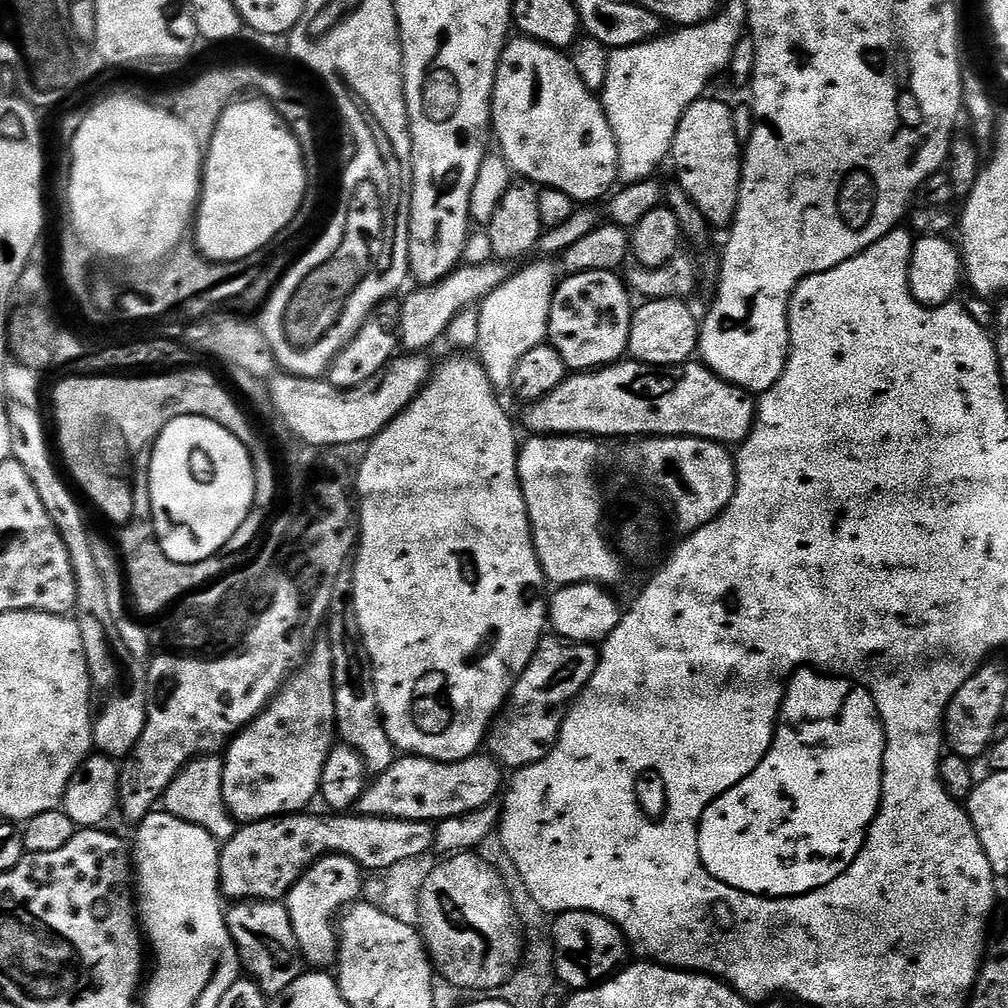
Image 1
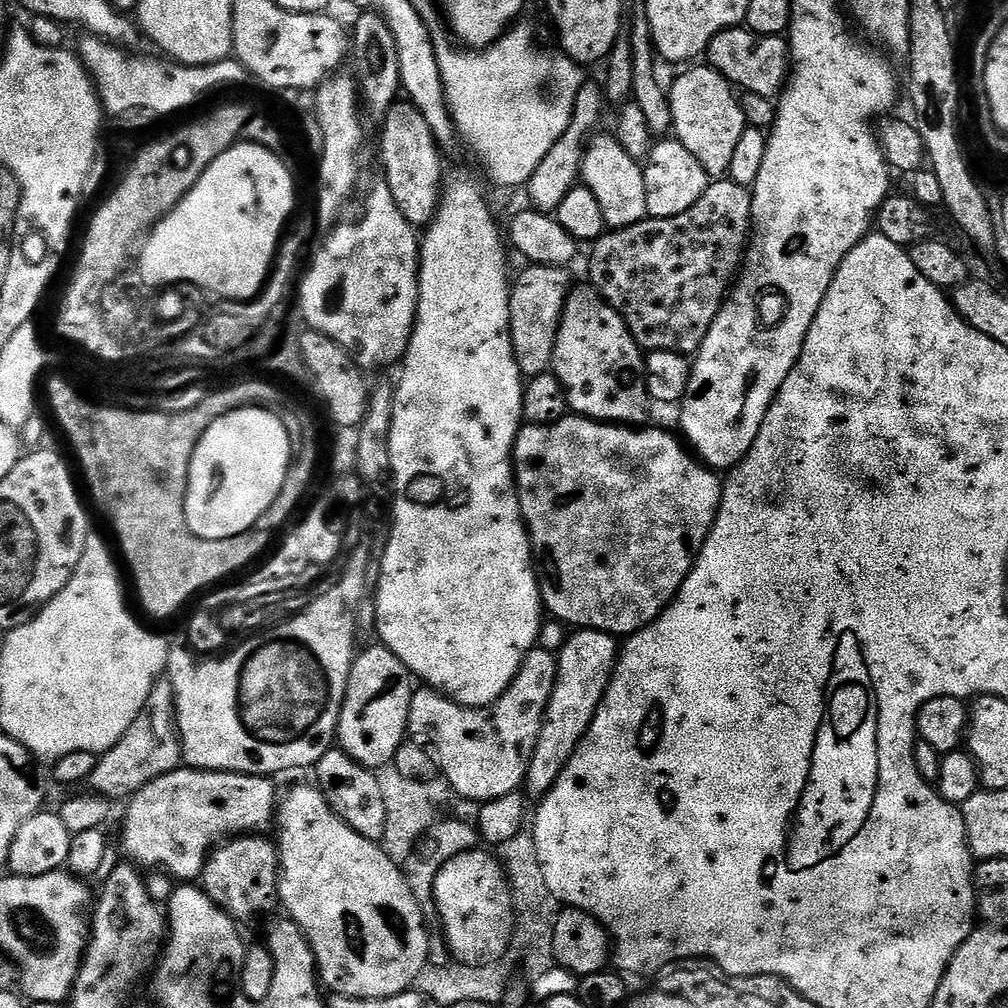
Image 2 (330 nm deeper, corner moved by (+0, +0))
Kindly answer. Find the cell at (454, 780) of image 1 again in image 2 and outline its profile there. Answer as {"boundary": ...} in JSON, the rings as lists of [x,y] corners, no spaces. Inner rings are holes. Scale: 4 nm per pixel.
{"boundary":[[[180,766],[176,771],[154,778],[127,801],[124,829],[120,832],[120,844],[129,856],[125,857],[144,870],[160,867],[174,879],[180,880],[176,882],[199,881],[204,863],[221,842],[238,836],[264,834],[268,827],[273,827],[278,811],[278,792],[276,796],[272,783],[266,776],[243,776],[241,772],[201,772],[199,768],[187,766]]]}

